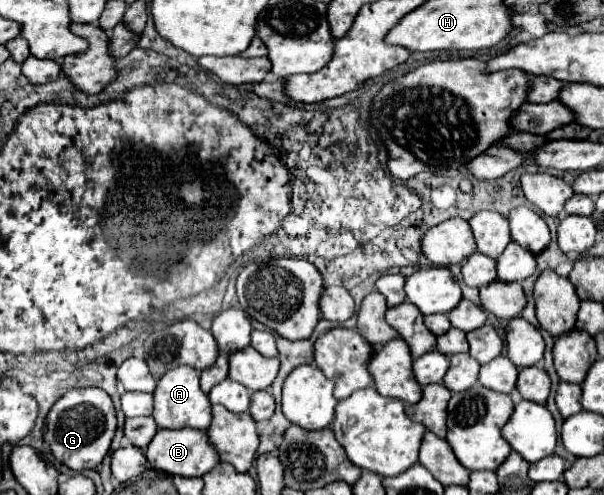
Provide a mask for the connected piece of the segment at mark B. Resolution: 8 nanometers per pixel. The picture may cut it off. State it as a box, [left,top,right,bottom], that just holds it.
[146,428,220,478]

